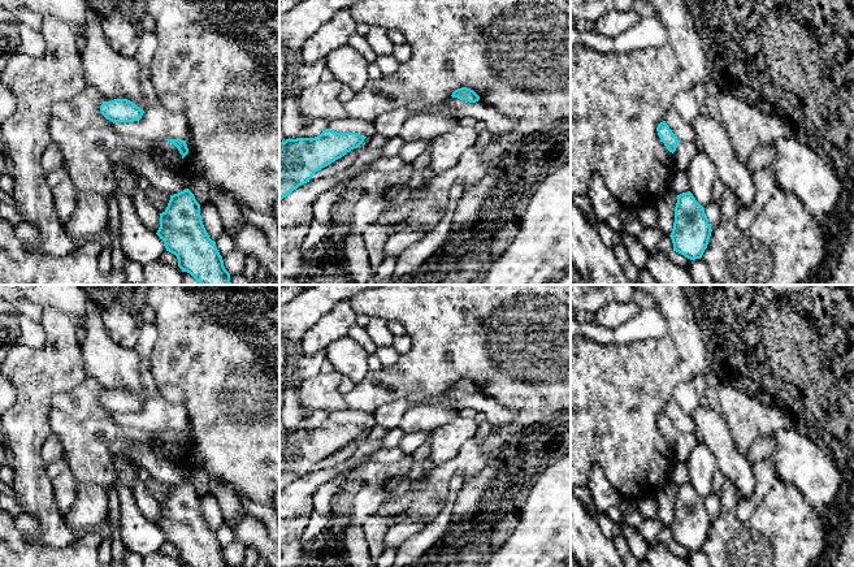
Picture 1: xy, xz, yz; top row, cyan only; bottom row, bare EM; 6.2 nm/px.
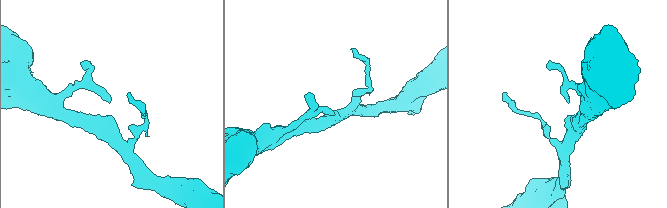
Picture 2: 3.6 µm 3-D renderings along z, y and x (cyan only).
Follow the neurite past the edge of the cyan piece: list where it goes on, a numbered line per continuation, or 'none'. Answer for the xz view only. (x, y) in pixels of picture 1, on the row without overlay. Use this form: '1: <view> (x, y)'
none

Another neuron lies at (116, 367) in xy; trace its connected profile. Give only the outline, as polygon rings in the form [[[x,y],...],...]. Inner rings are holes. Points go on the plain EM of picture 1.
[[[88,303],[86,320],[81,328],[86,373],[96,380],[105,393],[127,390],[144,402],[139,356],[134,347],[112,338],[103,323],[101,310]]]

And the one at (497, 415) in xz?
[[[451,388],[446,394],[456,402],[459,410],[472,408],[485,414],[494,429],[513,423],[516,419],[516,412],[507,410],[481,390],[476,394],[469,394]]]

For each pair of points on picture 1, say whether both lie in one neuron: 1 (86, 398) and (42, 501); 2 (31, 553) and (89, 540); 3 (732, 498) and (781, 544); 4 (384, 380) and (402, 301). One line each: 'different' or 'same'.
1: different
2: same
3: same
4: same

